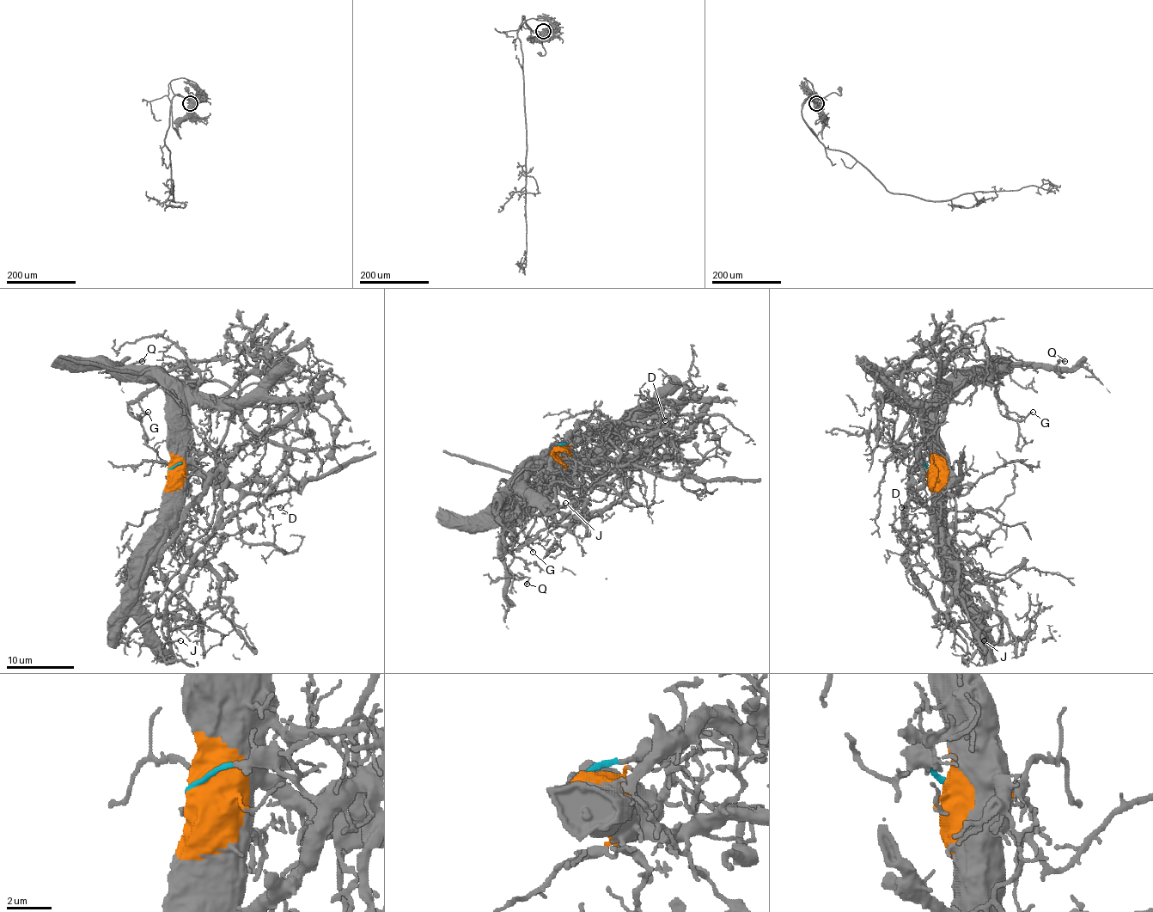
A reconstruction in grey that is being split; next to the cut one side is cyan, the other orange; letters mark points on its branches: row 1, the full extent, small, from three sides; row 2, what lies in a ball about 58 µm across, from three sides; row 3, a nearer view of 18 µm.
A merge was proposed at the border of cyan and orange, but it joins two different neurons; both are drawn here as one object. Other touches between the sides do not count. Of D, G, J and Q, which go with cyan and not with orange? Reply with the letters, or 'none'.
none

